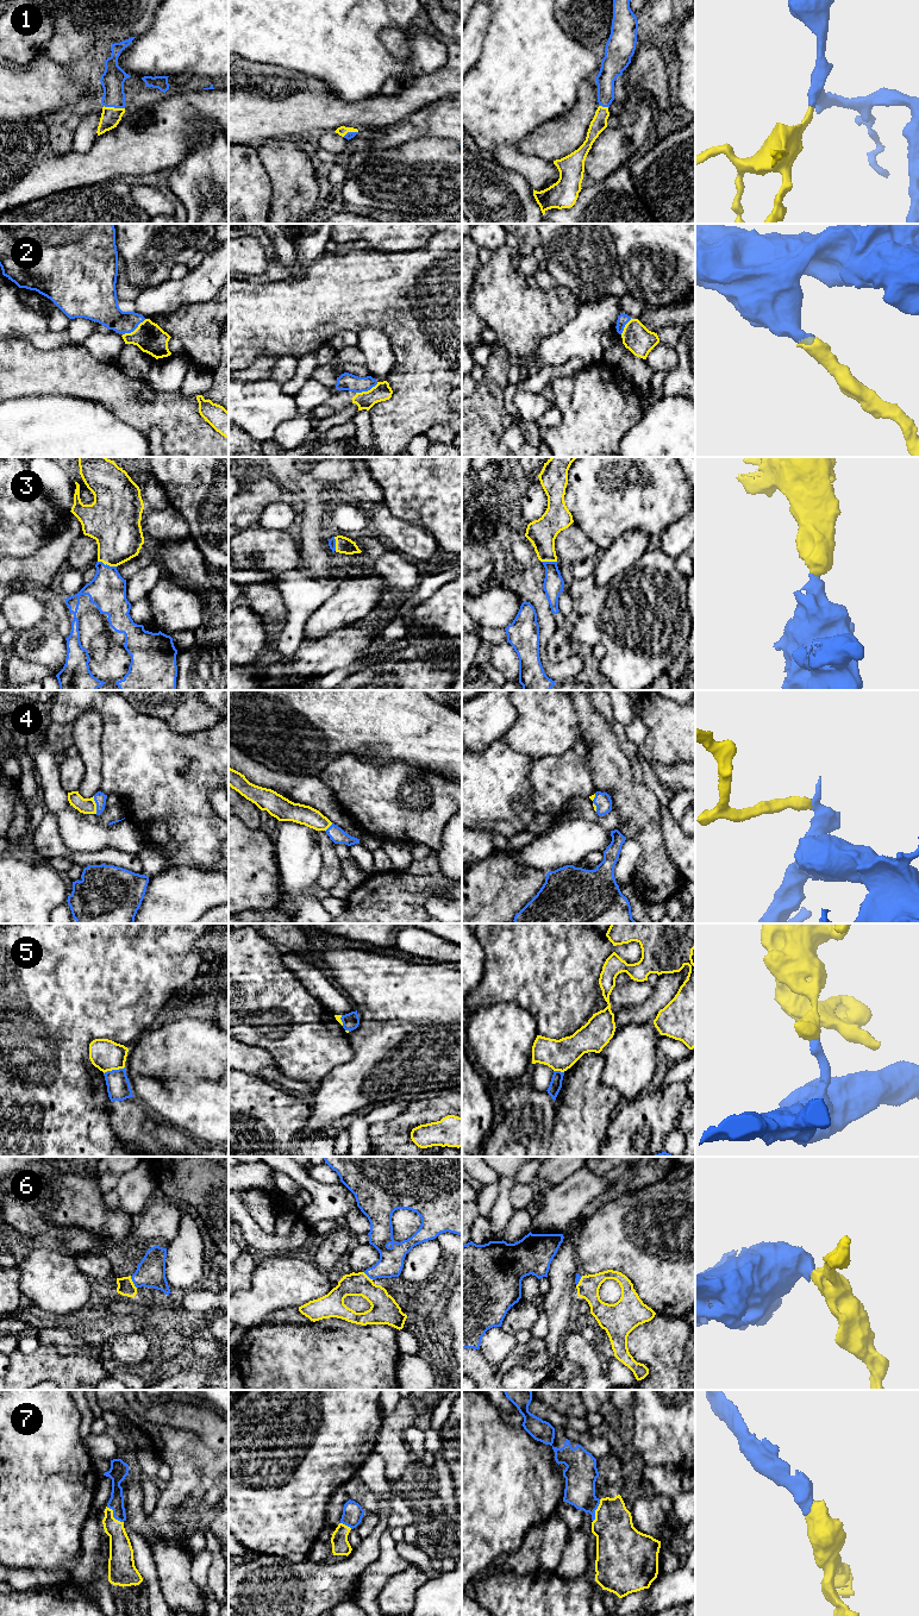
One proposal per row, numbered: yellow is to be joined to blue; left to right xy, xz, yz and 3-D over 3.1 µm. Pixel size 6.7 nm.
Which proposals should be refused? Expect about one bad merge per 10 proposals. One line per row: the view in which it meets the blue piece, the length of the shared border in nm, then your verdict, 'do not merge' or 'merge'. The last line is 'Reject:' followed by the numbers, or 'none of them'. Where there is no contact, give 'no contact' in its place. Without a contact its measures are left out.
1: meets blue in xy; contact 150 nm long; merge
2: meets blue in xy; contact 190 nm long; merge
3: meets blue in xy; contact 130 nm long; merge
4: meets blue in xy; contact 120 nm long; merge
5: meets blue in xy; contact 150 nm long; do not merge
6: meets blue in xy; contact 100 nm long; merge
7: meets blue in xy; contact 160 nm long; merge
Reject: 5

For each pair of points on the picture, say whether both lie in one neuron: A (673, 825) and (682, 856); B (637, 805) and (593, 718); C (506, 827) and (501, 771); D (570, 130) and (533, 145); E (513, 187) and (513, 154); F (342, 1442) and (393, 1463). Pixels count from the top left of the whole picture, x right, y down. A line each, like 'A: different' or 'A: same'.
A: same
B: same
C: same
D: same
E: different
F: different

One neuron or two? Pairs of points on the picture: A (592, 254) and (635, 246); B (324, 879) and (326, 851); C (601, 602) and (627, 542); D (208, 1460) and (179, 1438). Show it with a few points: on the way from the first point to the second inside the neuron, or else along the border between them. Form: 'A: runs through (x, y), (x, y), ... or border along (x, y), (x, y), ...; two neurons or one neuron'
A: border along (611, 236), (614, 243), (619, 274), (623, 277); two neurons
B: runs through (329, 872), (329, 858); one neuron
C: border along (636, 562), (604, 584), (598, 584), (594, 581); two neurons
D: runs through (201, 1460), (186, 1445); one neuron

